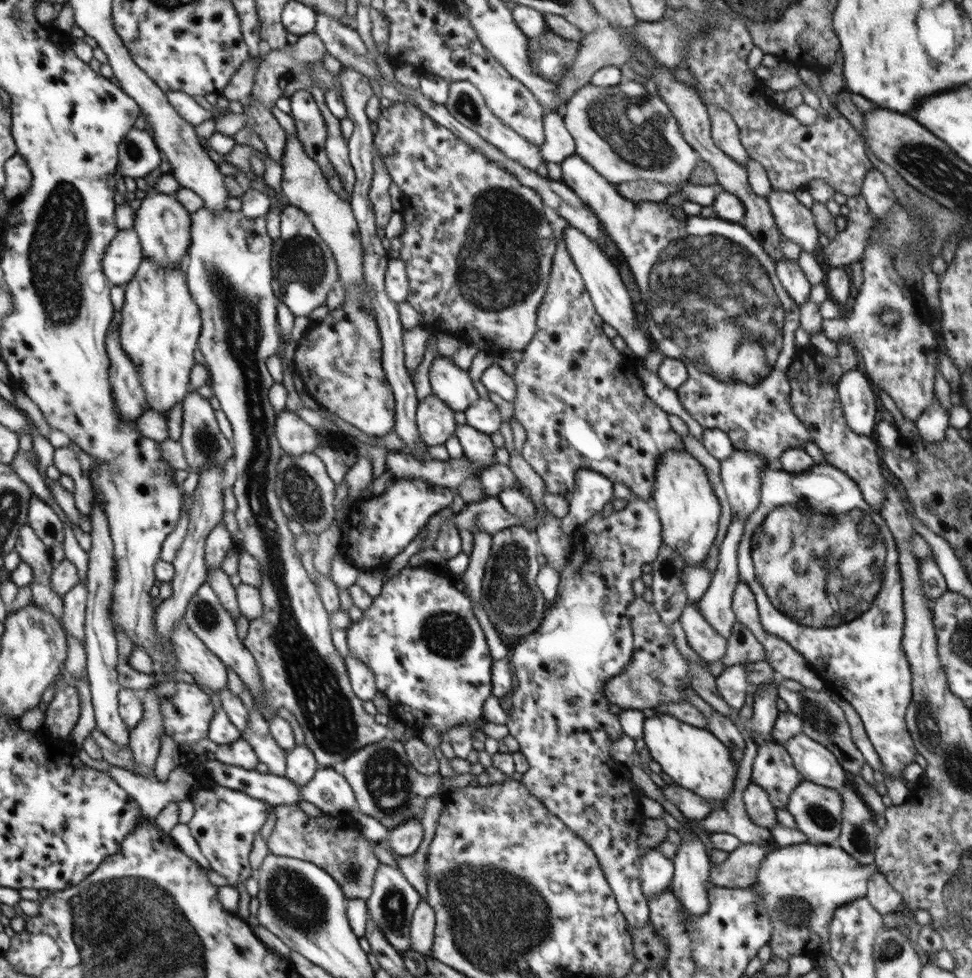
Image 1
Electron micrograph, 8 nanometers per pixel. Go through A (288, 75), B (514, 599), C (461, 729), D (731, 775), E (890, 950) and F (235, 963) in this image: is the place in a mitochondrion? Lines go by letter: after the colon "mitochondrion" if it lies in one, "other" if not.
A: mitochondrion
B: mitochondrion
C: other
D: other
E: mitochondrion
F: other

